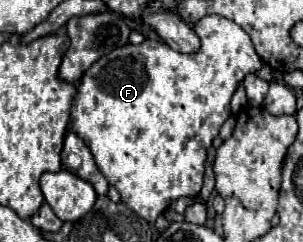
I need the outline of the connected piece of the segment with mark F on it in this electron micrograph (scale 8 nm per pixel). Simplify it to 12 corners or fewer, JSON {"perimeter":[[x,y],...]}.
{"perimeter":[[250,36],[146,38],[82,76],[70,130],[148,222],[200,192]]}

